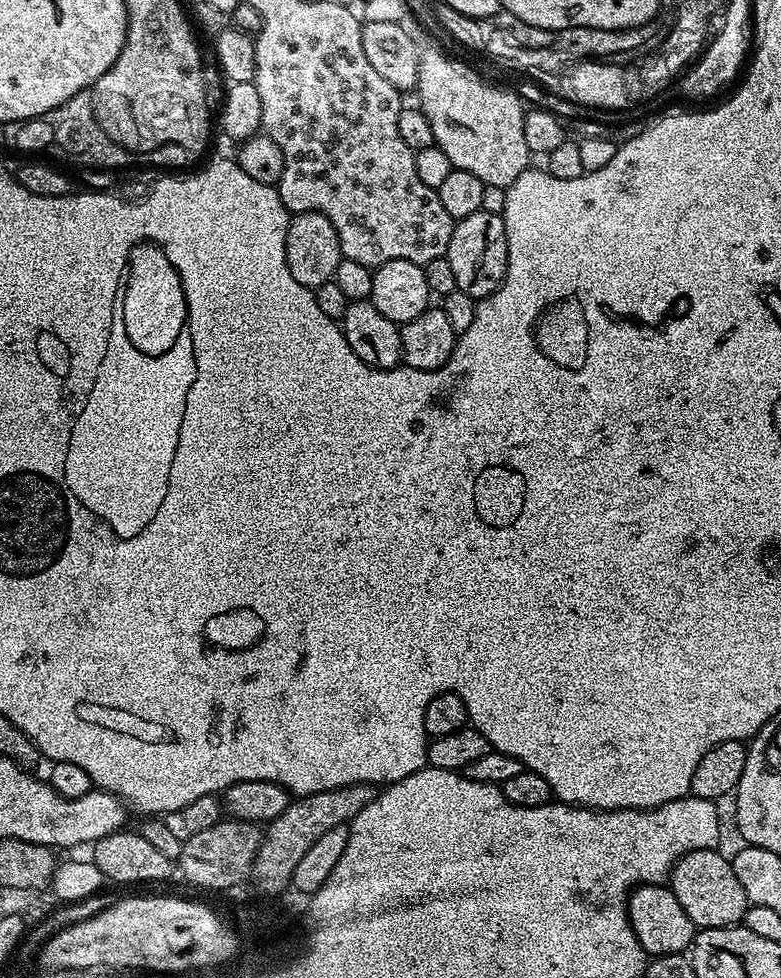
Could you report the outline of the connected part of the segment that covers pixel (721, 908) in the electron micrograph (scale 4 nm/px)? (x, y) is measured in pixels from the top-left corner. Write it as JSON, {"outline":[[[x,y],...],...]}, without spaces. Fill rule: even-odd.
{"outline":[[[714,848],[686,853],[672,867],[670,887],[697,929],[739,925],[750,907],[748,895],[746,890],[742,890],[742,882],[738,882],[738,874],[734,874],[732,862]]]}

